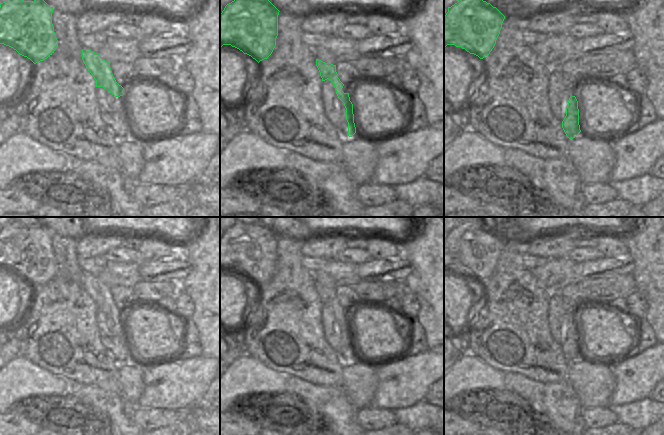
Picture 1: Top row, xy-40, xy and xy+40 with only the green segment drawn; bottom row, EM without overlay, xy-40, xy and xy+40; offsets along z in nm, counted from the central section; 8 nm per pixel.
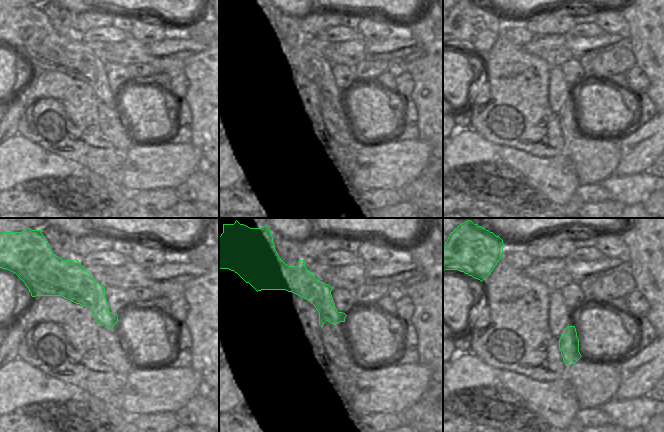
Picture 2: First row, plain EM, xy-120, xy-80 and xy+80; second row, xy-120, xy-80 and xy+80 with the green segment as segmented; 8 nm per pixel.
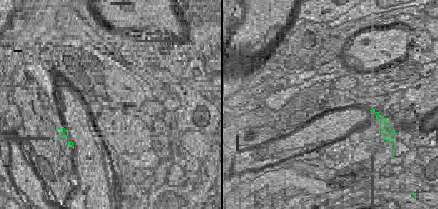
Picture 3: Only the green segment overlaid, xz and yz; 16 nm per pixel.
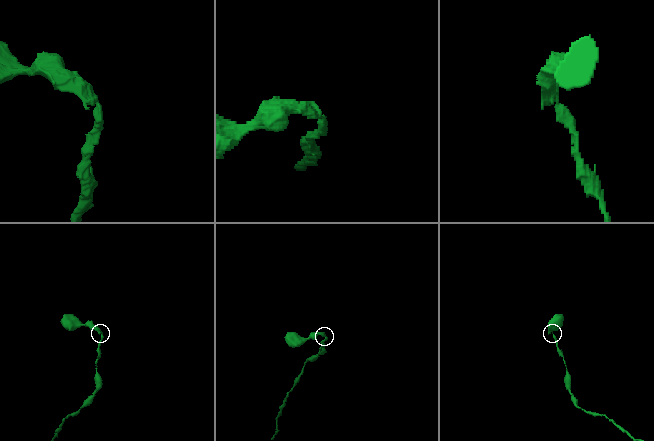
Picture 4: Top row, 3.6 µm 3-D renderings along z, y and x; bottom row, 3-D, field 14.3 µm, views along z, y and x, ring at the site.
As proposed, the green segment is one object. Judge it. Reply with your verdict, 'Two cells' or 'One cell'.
One cell

